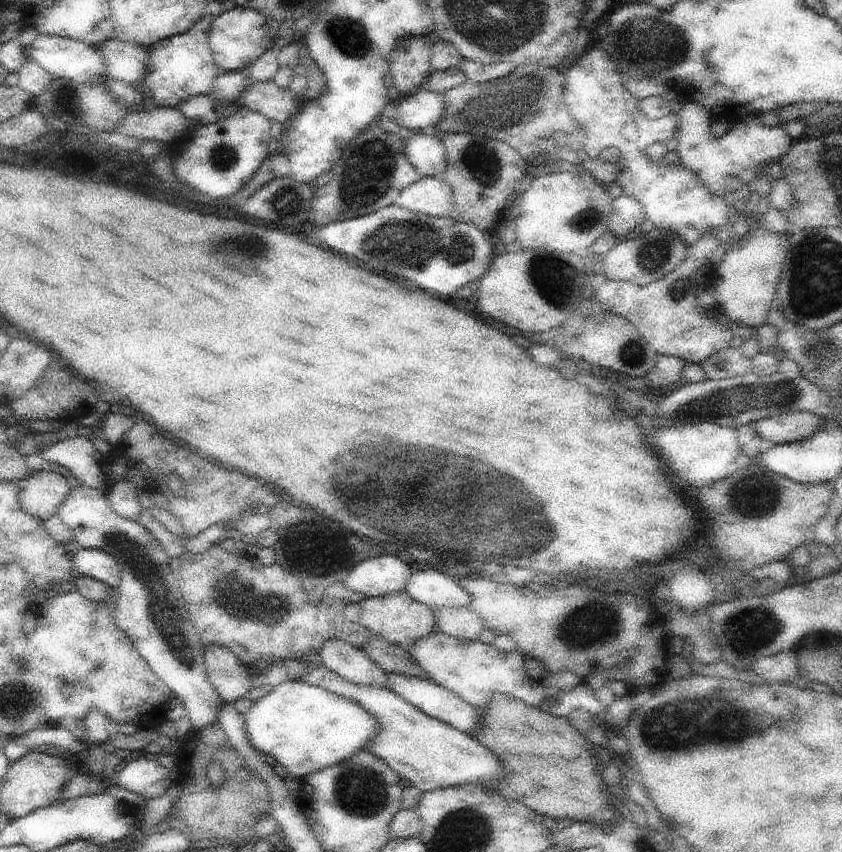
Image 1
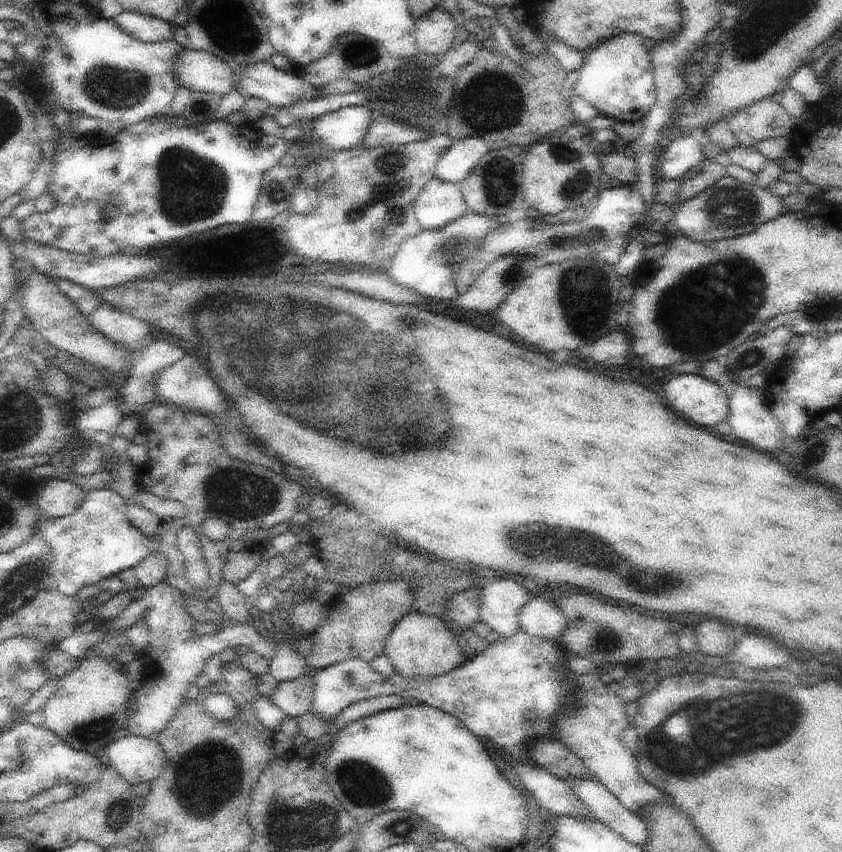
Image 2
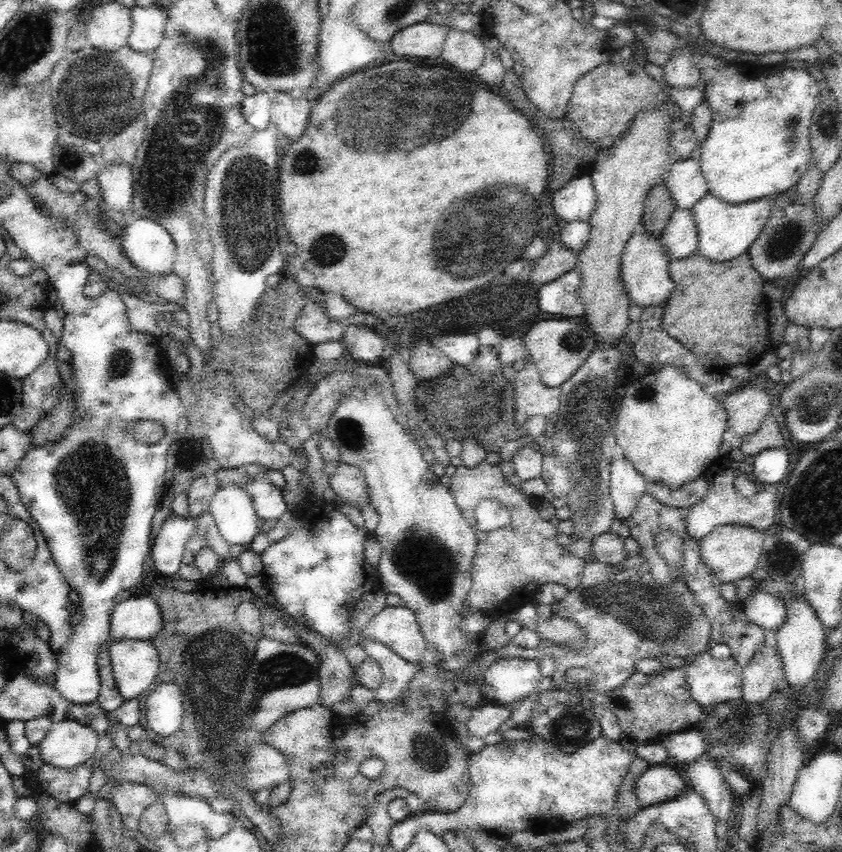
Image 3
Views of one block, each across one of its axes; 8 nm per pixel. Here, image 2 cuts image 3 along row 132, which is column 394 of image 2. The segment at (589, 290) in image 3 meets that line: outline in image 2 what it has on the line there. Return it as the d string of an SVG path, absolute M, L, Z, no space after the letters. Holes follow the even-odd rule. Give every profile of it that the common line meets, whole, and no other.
M410 611L397 620L387 638L383 654L390 659L395 672L406 679L439 677L458 668L466 659L464 649L455 638L456 635L441 618L420 611Z

